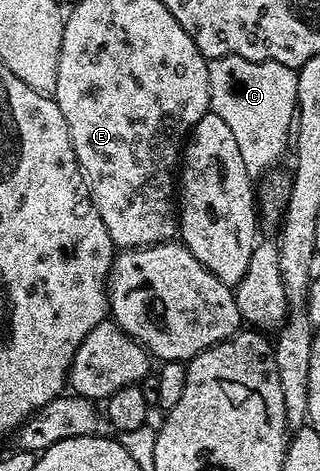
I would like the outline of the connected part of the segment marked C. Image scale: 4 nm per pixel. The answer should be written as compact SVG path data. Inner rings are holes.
M216 57L208 60L209 71L209 99L211 100L210 112L221 115L229 131L237 139L237 148L241 150L241 159L245 163L245 171L253 179L262 178L270 174L275 164L283 157L283 152L288 152L289 138L293 133L293 126L297 120L297 83L299 74L294 69L285 67L281 63L272 61L250 61L240 57Z

